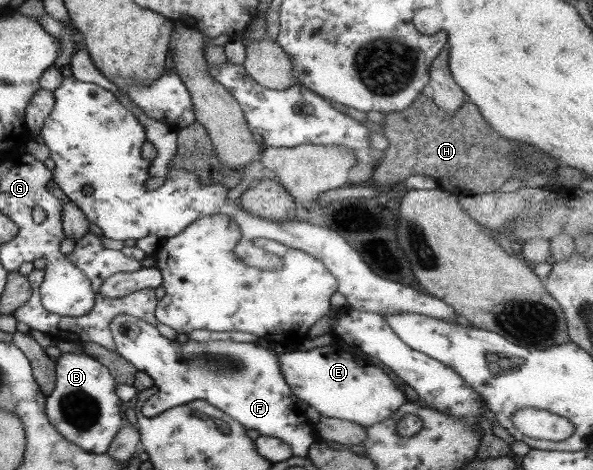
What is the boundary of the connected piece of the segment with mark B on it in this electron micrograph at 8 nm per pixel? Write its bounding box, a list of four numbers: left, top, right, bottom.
[45,352,122,454]

